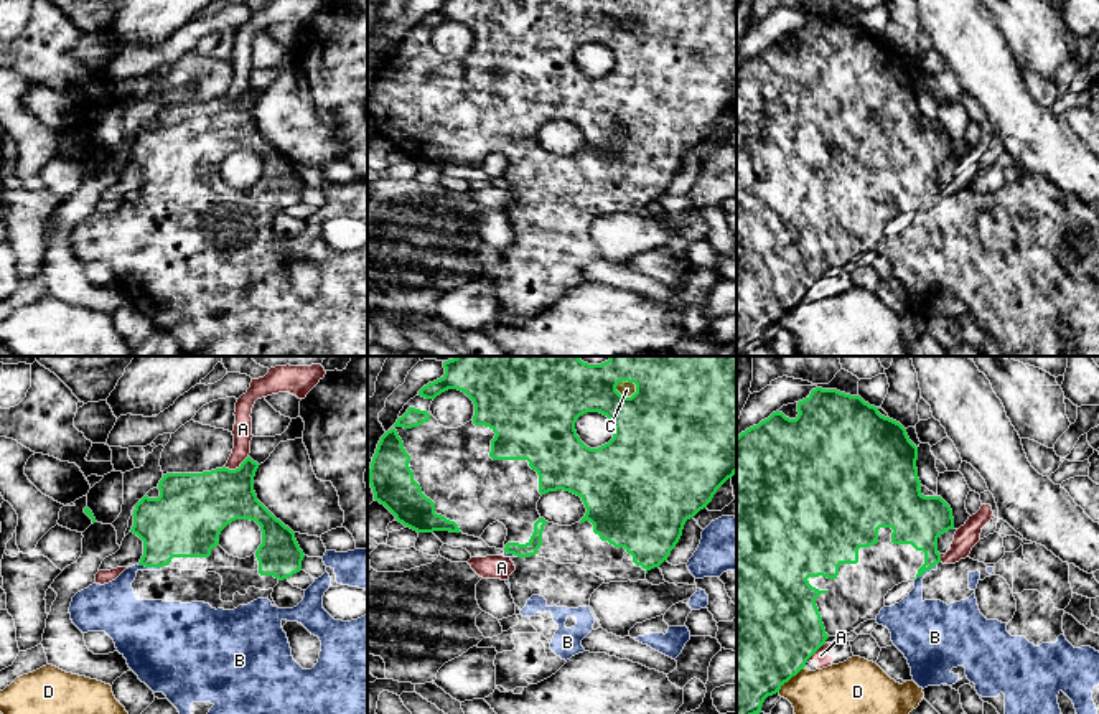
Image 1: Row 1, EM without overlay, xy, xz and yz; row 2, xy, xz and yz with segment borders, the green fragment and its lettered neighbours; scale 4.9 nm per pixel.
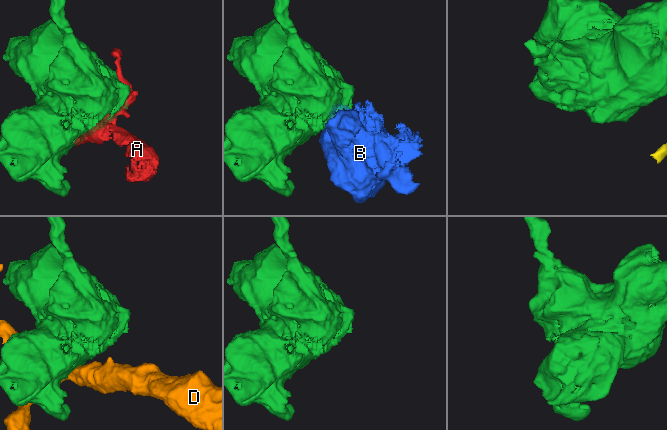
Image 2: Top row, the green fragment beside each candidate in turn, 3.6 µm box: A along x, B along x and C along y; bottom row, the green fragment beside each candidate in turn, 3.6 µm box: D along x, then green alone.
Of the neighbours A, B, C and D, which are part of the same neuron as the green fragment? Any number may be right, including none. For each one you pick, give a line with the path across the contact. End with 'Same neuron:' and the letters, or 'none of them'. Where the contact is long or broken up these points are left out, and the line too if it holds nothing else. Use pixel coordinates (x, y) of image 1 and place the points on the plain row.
Same neuron: B

